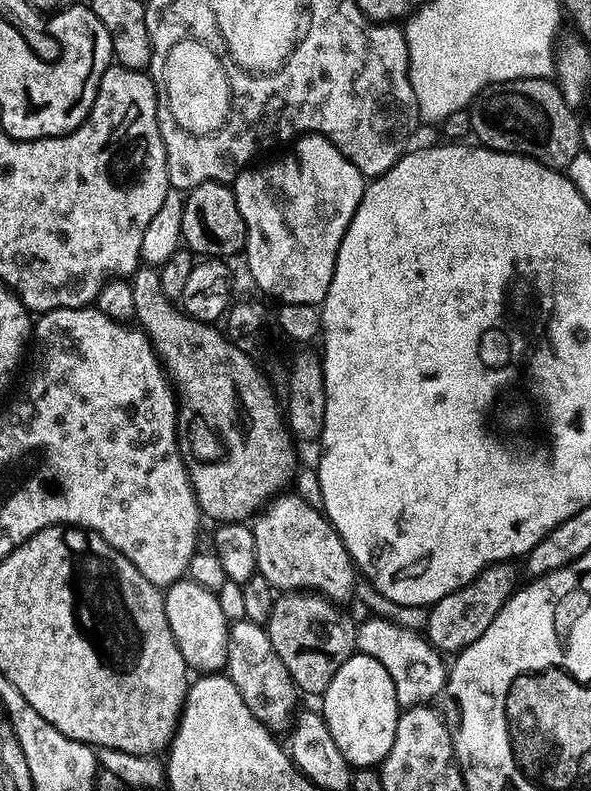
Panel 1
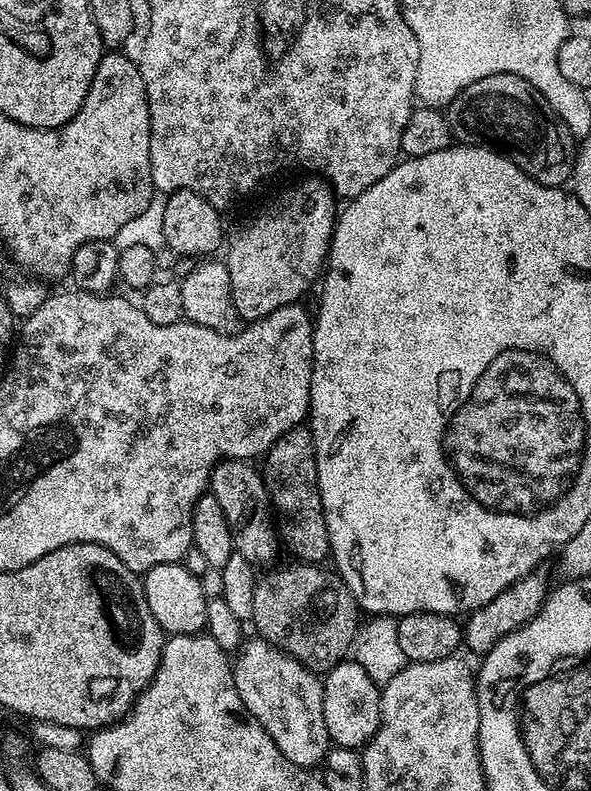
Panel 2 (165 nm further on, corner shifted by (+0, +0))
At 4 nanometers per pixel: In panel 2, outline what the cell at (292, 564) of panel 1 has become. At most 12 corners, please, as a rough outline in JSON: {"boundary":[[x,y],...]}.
{"boundary":[[221,459],[210,494],[257,566],[282,552],[264,477]]}

